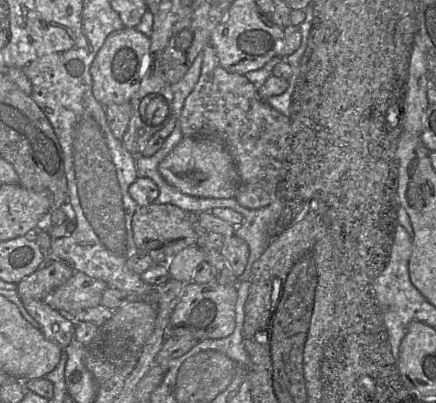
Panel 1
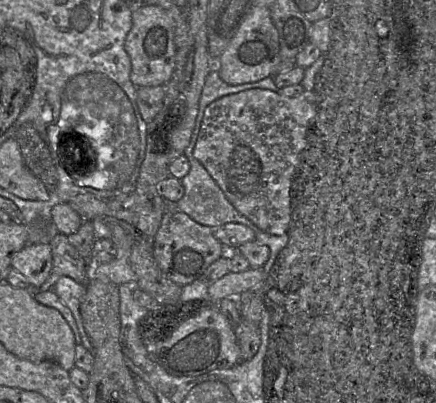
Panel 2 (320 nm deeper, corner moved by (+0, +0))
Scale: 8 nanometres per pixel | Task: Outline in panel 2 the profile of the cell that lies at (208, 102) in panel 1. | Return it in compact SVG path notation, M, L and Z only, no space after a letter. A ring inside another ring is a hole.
M255 88L244 90L235 94L223 96L208 105L204 112L200 132L193 151L194 157L205 167L212 178L217 182L230 203L239 213L251 220L259 229L272 235L287 234L291 220L291 180L299 163L300 153L307 145L307 135L316 116L315 94L313 91L306 91L296 97L281 96L279 93Z

